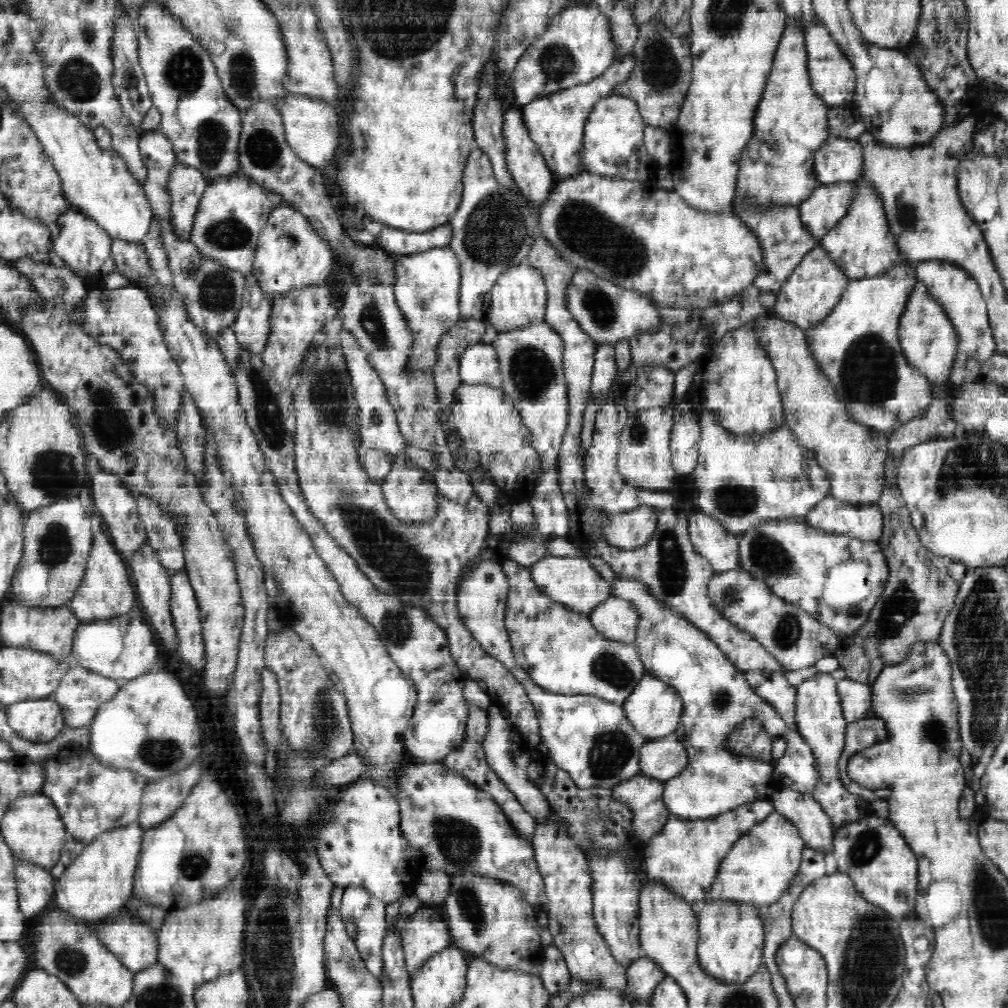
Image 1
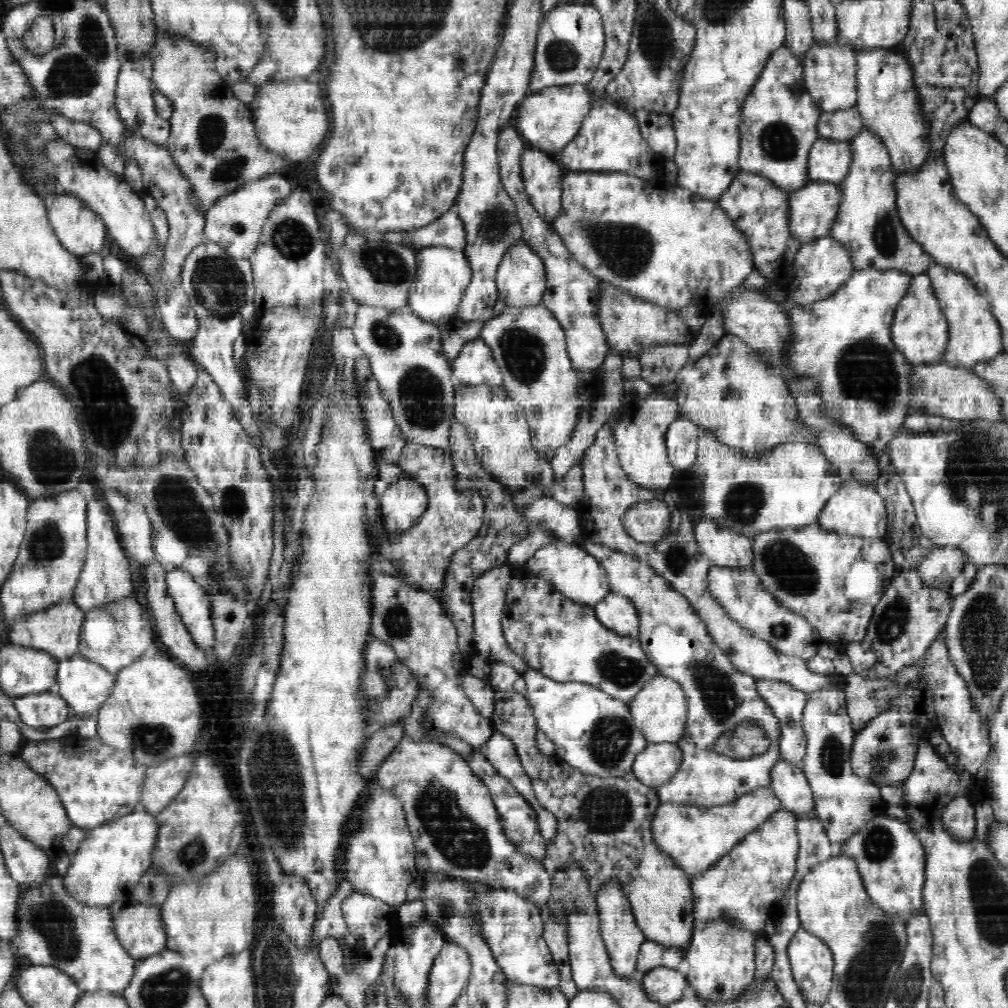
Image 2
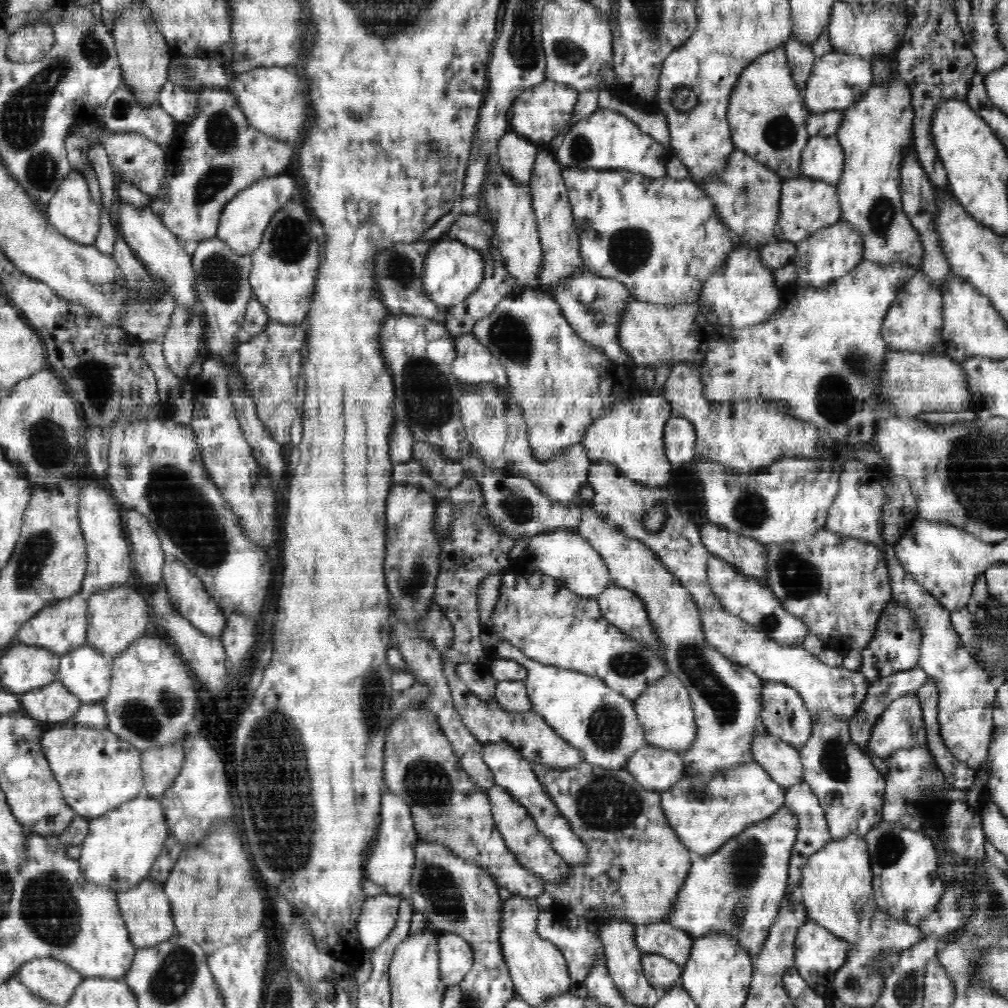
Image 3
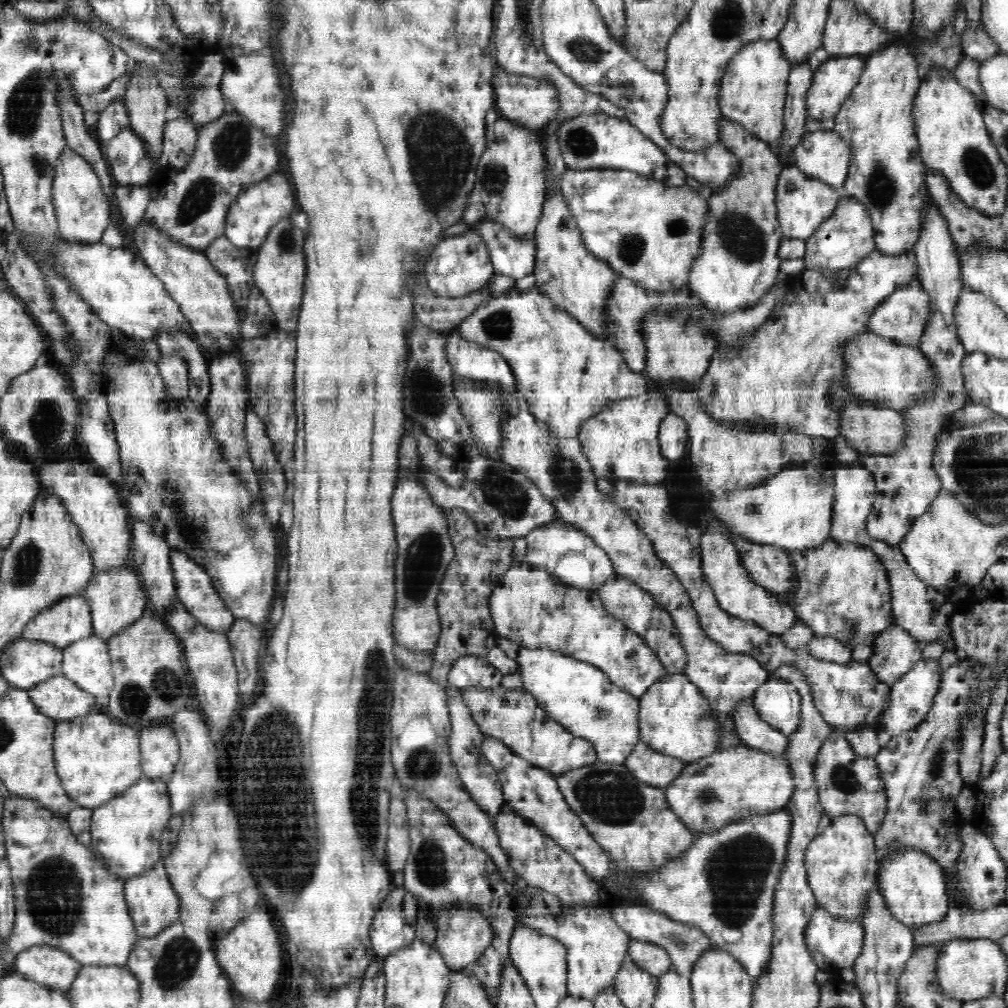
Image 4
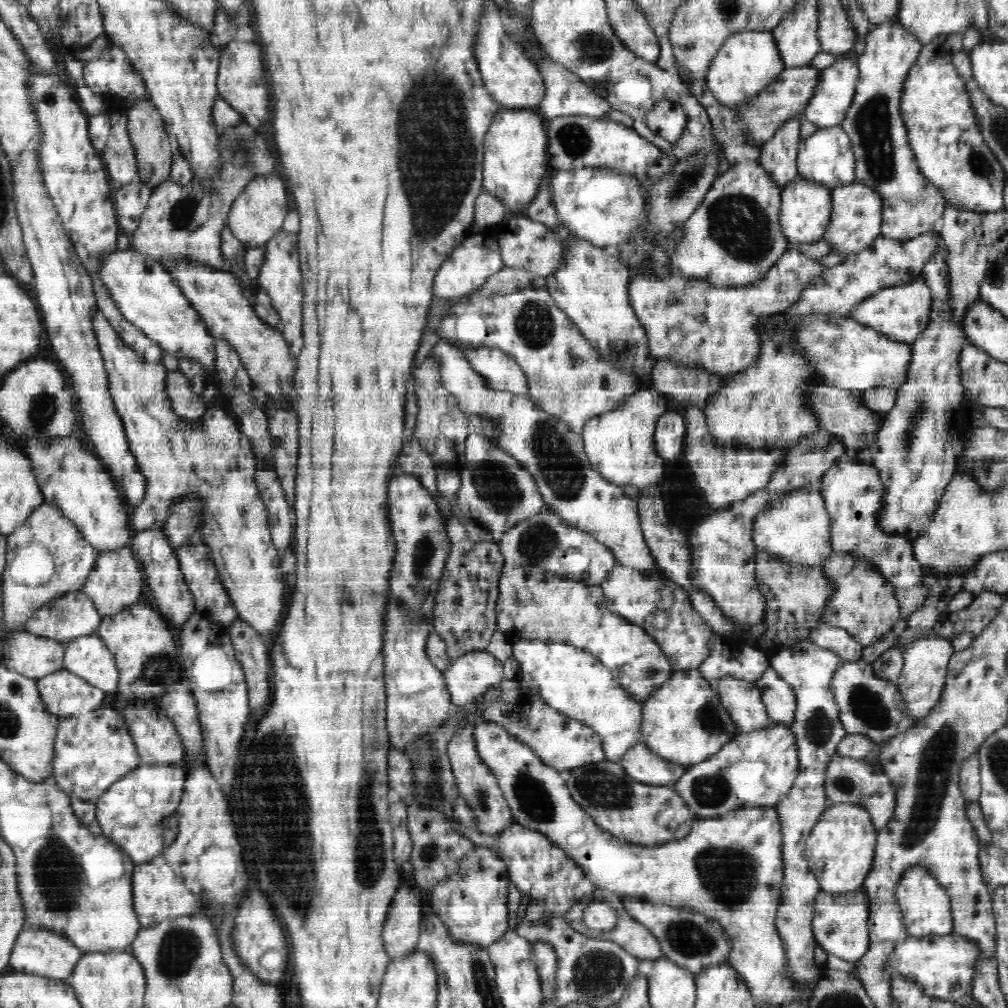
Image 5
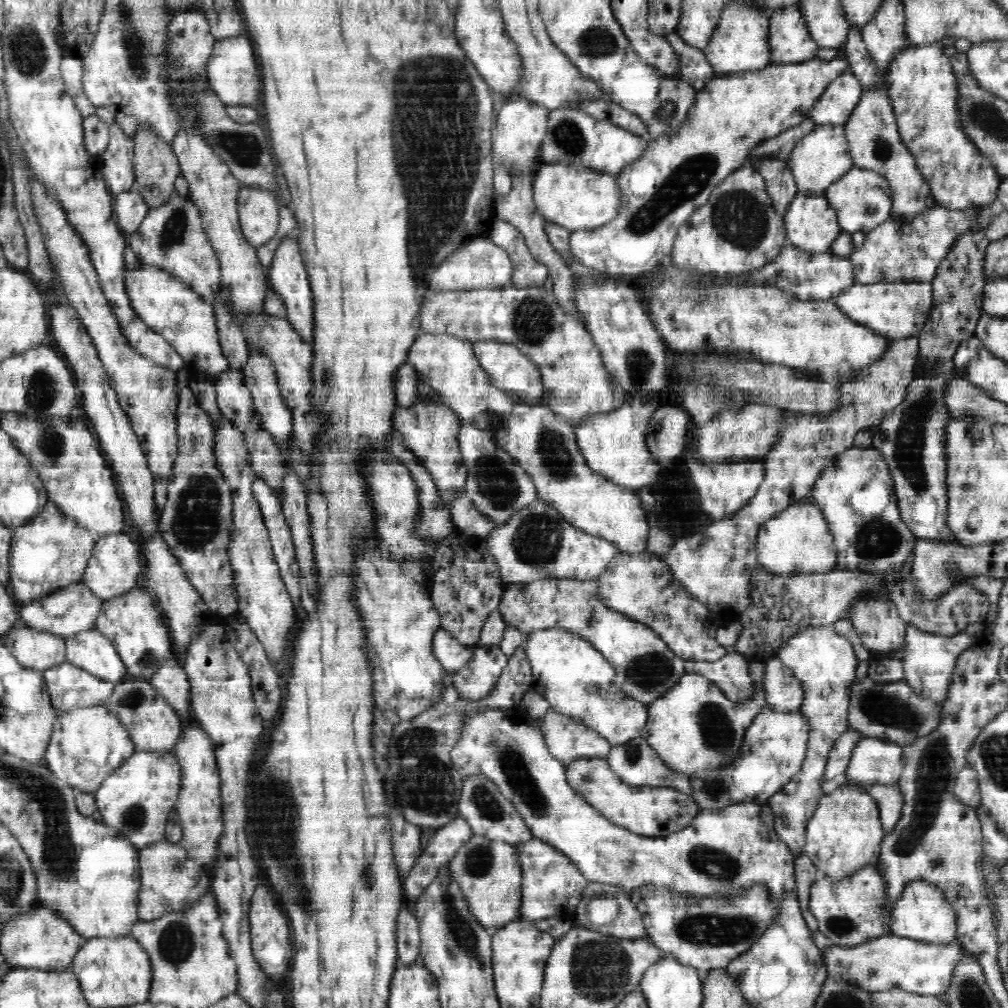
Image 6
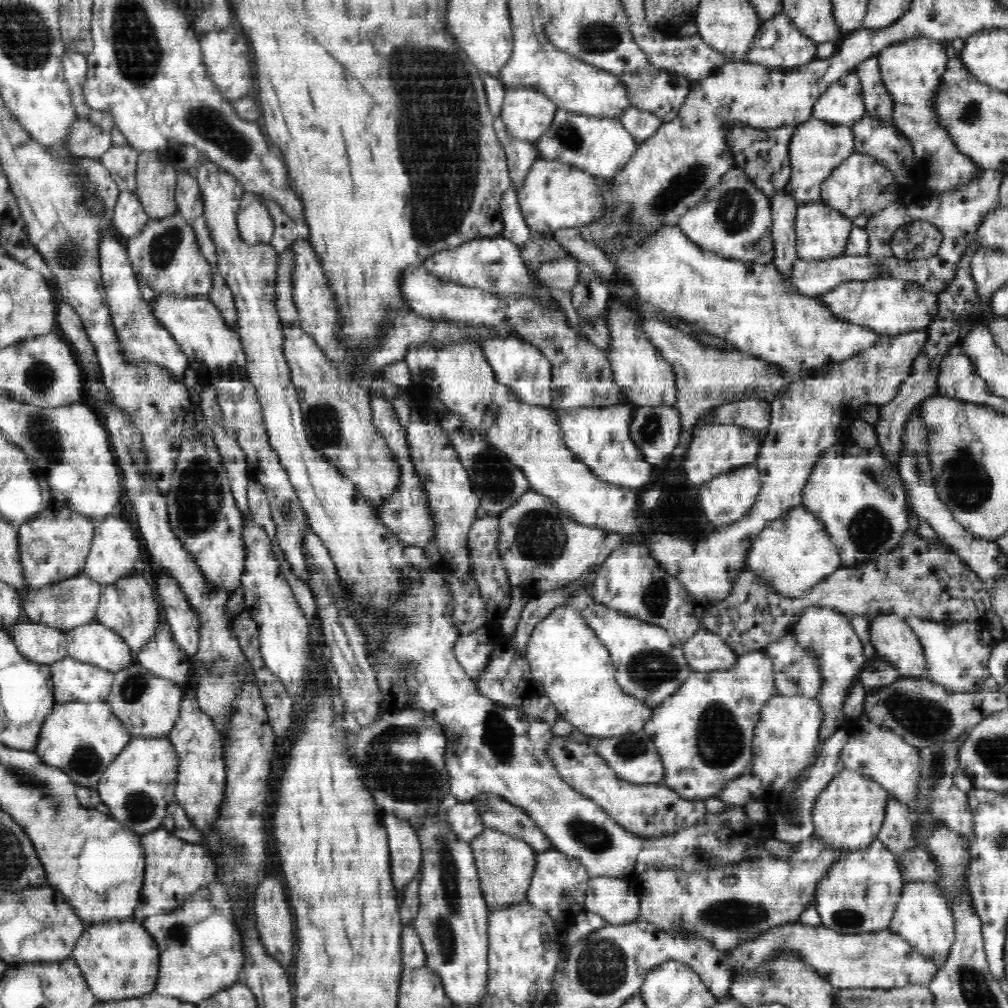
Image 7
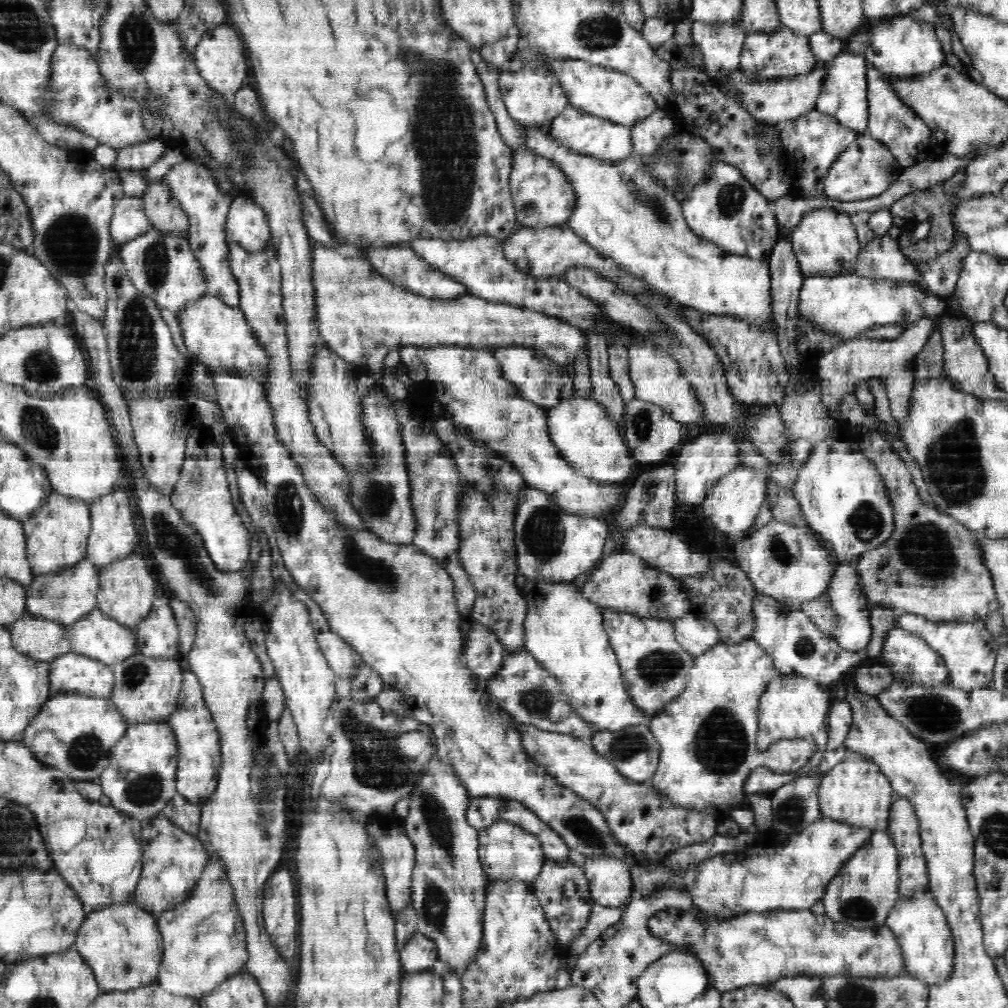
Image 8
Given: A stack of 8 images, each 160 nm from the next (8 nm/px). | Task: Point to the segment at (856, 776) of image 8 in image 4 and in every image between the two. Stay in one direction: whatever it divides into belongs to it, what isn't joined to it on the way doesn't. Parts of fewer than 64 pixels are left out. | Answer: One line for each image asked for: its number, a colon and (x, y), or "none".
4: (842, 864)
5: (840, 850)
6: (845, 832)
7: (849, 813)

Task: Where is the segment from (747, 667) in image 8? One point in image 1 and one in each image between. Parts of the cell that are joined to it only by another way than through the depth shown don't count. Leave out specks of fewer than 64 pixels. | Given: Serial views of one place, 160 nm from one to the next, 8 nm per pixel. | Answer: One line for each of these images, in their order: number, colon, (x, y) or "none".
1: (654, 709)
2: (660, 711)
3: (666, 713)
4: (675, 718)
5: (684, 721)
6: (695, 727)
7: (705, 732)

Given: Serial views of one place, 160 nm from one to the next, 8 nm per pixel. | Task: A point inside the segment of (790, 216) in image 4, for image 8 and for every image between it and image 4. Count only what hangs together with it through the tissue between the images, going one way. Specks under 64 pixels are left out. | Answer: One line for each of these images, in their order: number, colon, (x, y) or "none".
5: (806, 208)
6: (811, 224)
7: (822, 233)
8: (826, 242)

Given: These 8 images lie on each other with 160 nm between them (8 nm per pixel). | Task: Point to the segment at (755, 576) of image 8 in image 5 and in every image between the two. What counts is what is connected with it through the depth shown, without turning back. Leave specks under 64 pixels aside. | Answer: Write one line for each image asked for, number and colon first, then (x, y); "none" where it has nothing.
5: (797, 530)
6: (797, 542)
7: (793, 554)

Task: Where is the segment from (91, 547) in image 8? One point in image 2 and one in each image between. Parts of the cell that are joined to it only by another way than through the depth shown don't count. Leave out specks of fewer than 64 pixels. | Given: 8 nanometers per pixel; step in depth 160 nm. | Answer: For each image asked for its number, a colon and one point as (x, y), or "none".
2: (114, 634)
3: (117, 615)
4: (116, 596)
5: (115, 582)
6: (115, 565)
7: (114, 551)

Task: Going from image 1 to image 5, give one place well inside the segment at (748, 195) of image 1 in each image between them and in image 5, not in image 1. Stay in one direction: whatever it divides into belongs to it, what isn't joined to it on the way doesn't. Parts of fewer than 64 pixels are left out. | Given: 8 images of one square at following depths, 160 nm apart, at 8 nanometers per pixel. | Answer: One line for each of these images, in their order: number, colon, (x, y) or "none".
2: (777, 127)
3: (767, 115)
4: (752, 91)
5: (748, 60)

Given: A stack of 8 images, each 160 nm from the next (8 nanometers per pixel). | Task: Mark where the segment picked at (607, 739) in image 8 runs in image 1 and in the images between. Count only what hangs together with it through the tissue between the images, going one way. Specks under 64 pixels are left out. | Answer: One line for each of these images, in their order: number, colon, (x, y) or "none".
1: (662, 759)
2: (655, 765)
3: (657, 770)
4: (655, 769)
5: (642, 764)
6: (636, 763)
7: (634, 757)

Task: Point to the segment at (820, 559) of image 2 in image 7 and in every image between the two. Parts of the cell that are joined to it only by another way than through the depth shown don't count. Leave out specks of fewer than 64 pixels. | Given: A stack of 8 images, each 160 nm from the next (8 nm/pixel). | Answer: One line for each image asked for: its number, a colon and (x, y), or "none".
3: (838, 586)
4: (843, 592)
5: (864, 604)
6: (876, 621)
7: (893, 640)

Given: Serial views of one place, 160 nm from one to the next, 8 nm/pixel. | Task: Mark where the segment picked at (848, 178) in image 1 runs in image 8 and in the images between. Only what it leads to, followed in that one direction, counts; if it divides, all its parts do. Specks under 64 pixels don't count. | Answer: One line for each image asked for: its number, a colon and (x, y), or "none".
2: (829, 160)
3: (822, 159)
4: (823, 155)
5: (825, 158)
6: (823, 156)
7: (816, 148)
8: (815, 140)

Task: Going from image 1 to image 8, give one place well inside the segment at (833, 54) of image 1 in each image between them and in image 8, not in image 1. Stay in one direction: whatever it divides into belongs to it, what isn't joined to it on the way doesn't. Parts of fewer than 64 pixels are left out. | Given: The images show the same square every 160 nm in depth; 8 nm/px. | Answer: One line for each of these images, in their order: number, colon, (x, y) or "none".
2: (829, 71)
3: (837, 79)
4: (833, 81)
5: (834, 94)
6: (834, 107)
7: (843, 103)
8: (843, 95)

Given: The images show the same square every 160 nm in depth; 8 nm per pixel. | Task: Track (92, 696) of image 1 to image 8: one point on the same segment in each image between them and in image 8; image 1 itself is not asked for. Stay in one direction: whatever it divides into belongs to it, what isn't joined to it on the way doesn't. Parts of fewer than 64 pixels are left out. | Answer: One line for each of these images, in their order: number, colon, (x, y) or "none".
2: (84, 685)
3: (85, 672)
4: (86, 662)
5: (88, 656)
6: (90, 650)
7: (94, 643)
8: (97, 635)

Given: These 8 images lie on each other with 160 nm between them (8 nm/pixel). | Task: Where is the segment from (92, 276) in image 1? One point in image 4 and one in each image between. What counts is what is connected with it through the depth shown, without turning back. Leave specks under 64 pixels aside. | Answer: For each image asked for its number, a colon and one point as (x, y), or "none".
2: (81, 231)
3: (72, 211)
4: (83, 213)

